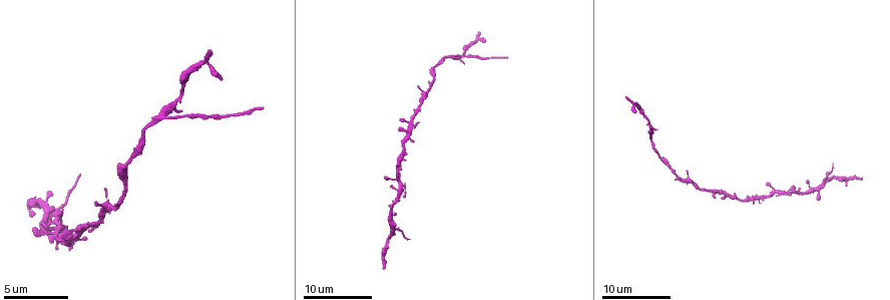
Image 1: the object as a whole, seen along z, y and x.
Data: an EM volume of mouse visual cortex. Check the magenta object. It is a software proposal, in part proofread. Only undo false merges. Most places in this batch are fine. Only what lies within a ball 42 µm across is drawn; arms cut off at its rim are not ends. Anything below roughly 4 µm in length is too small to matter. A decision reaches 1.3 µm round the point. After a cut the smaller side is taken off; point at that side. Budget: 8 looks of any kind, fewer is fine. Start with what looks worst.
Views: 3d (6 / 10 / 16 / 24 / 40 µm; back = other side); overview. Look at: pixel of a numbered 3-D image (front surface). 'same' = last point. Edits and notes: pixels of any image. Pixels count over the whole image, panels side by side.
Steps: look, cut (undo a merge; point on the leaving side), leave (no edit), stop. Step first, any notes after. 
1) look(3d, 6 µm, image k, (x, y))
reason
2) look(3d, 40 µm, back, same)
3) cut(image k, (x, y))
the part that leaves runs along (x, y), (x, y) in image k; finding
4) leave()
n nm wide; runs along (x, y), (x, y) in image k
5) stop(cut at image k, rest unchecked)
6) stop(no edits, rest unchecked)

look(3d, 6 µm, image 1, (457, 58))
three arms meet

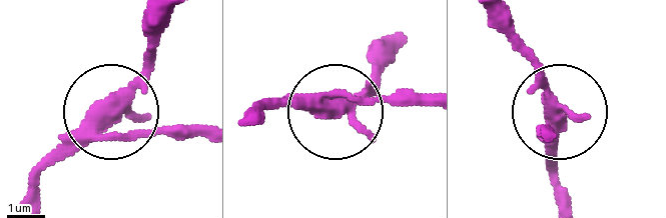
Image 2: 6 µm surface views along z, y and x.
look(3d, 6 µm, back, image 2, (117, 113))

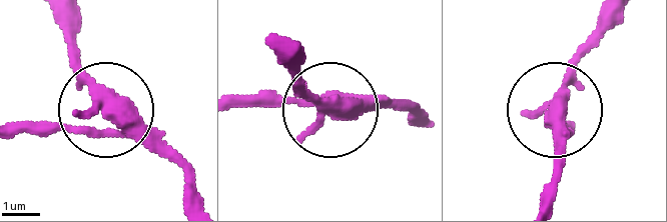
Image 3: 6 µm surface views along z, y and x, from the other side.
cut(image 3, (60, 122))
the part that leaves runs along (116, 134), (14, 125) in image 3; a second cell is stuck on

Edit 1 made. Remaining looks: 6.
look(3d, 10 µm, image 1, (83, 227))
small branch off a trunk

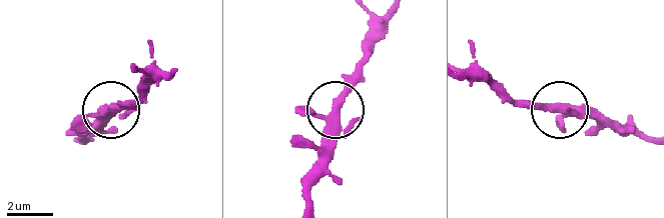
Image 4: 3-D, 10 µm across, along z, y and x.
look(3d, 6 µm, image 4, (109, 111))

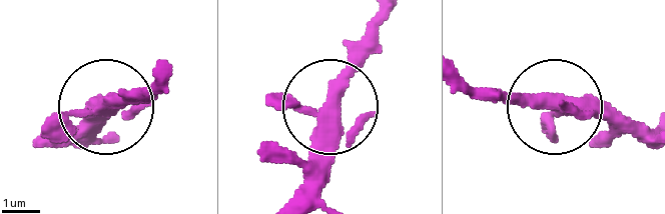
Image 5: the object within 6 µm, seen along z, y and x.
leave()
3 arms; runs along (338, 111), (335, 83), (379, 16) in image 5; all the same cell

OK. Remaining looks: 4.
look(3d, 10 µm, image 1, (397, 176))

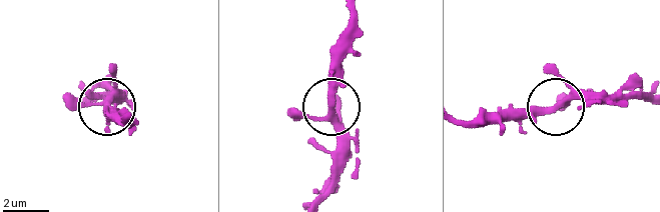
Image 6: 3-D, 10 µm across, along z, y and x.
leave()
runs along (352, 13), (350, 47), (339, 70), (333, 104), (339, 177) in image 6; one cell here

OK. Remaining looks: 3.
look(3d, 10 µm, image 1, (808, 191))
side arm on a straight run

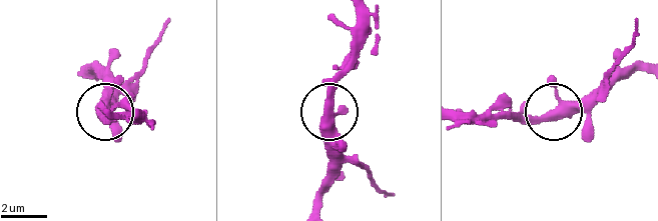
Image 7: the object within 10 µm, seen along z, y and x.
look(3d, 10 µm, back, image 7, (555, 112))
other side

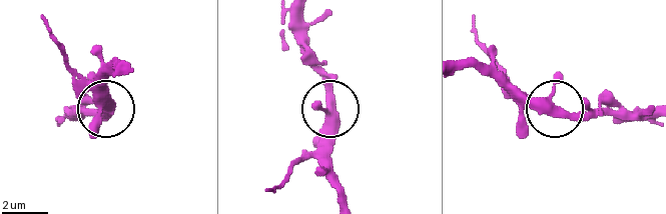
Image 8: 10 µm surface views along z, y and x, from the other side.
leave()
3 arms; continuous, no second cell

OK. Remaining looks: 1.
stop(cut at image 3, rest unchecked)

